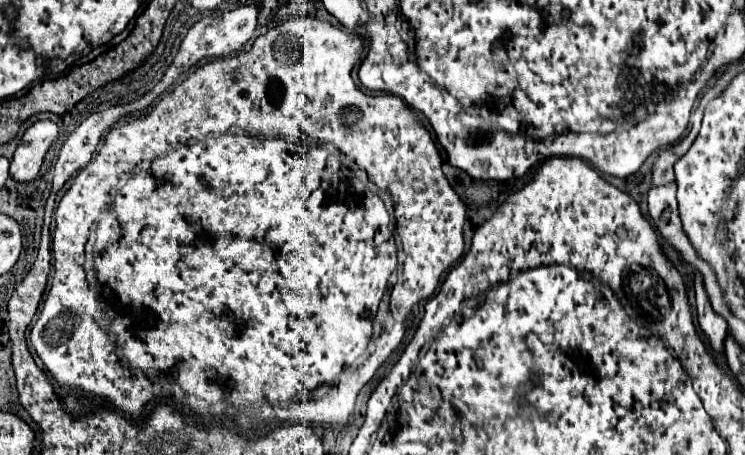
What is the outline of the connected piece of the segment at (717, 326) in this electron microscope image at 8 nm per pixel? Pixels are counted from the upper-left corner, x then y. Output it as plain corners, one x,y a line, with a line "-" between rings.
696,276
696,310
698,310
698,324
704,332
704,336
710,342
710,348
714,350
716,356
724,356
724,340
728,334
728,326
724,322
724,318
718,318
718,314
714,314
712,306
708,306
708,296
706,290
700,282
700,276

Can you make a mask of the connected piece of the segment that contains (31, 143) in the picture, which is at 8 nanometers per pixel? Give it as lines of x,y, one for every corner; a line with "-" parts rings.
36,120
22,136
12,164
10,164
10,176
18,182
30,182
38,176
38,170
42,166
44,154
48,152
50,144
58,136
58,126
50,120

